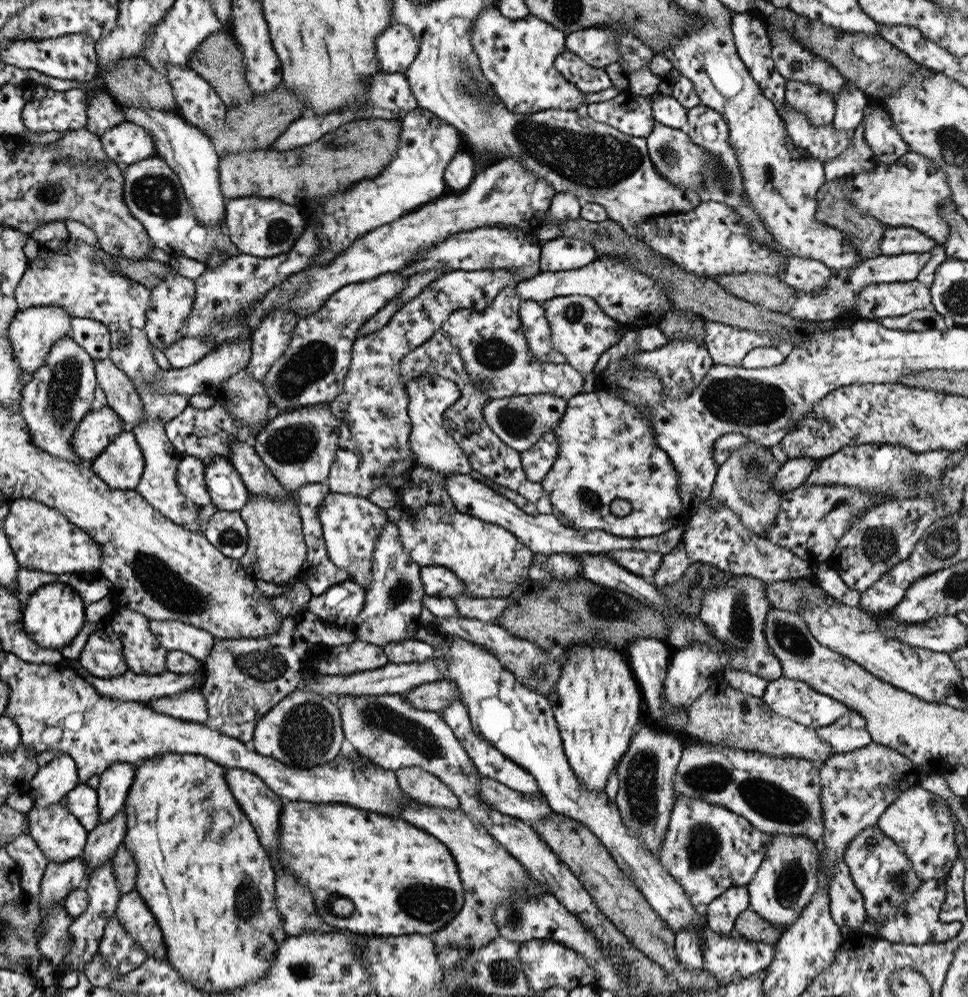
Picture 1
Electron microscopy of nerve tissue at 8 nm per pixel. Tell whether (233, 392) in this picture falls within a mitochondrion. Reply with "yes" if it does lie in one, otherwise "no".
no

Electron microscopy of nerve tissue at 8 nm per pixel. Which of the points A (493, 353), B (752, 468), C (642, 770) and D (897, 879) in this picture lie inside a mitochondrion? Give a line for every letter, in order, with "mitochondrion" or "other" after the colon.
A: mitochondrion
B: mitochondrion
C: mitochondrion
D: mitochondrion

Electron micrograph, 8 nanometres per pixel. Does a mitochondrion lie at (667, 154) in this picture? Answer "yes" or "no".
yes

